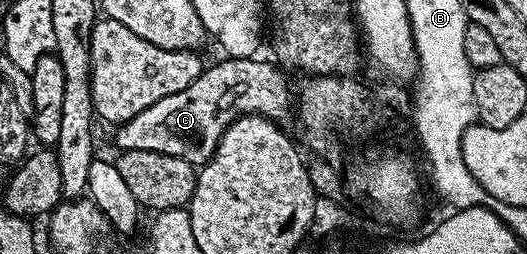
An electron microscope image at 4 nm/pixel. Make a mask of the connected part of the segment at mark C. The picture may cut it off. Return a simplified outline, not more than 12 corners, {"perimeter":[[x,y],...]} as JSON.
{"perimeter":[[276,64],[208,66],[116,126],[118,150],[211,160],[226,127],[292,118]]}

